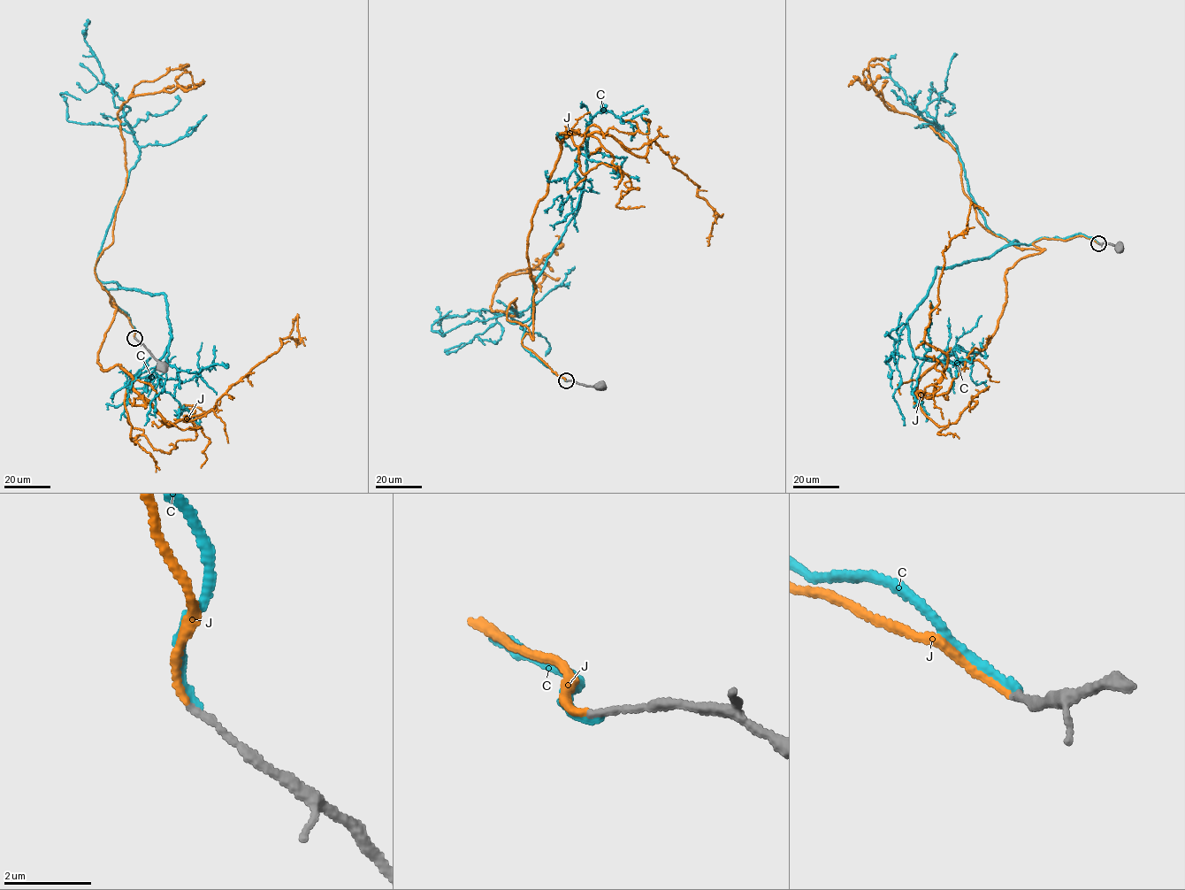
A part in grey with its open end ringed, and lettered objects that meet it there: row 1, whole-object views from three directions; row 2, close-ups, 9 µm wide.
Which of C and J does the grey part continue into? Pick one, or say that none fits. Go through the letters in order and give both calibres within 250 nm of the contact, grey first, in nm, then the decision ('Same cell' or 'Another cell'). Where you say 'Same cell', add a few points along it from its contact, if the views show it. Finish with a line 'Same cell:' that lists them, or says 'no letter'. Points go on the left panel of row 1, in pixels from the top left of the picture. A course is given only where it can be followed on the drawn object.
C: Thickness 150 nm (grey) against 190 nm. Another cell
J: Thickness 140 nm (grey) against 140 nm. Same cell. Its course: (134, 338), (103, 287), (98, 364), (174, 424), (300, 343), (296, 317), (290, 333)
Same cell: J

